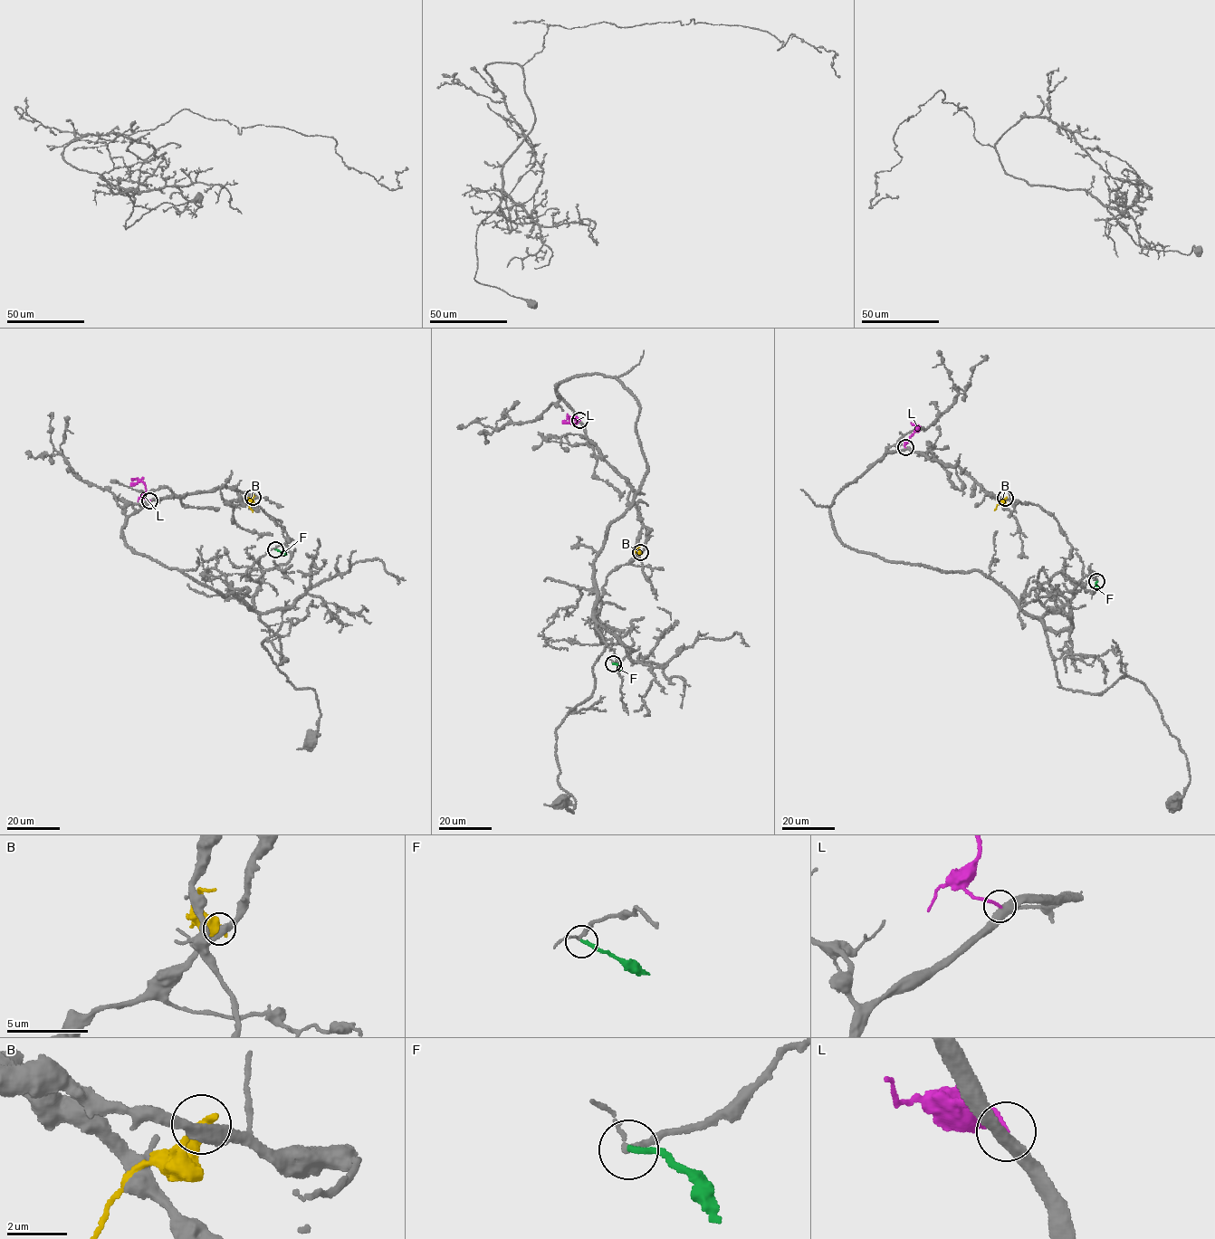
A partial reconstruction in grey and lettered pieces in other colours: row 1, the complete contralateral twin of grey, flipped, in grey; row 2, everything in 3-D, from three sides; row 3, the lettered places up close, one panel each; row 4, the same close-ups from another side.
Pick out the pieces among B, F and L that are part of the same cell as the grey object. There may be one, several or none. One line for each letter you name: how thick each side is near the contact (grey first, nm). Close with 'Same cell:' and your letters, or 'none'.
L: 440 nm thick on the grey side, 170 nm on the other
Same cell: L

